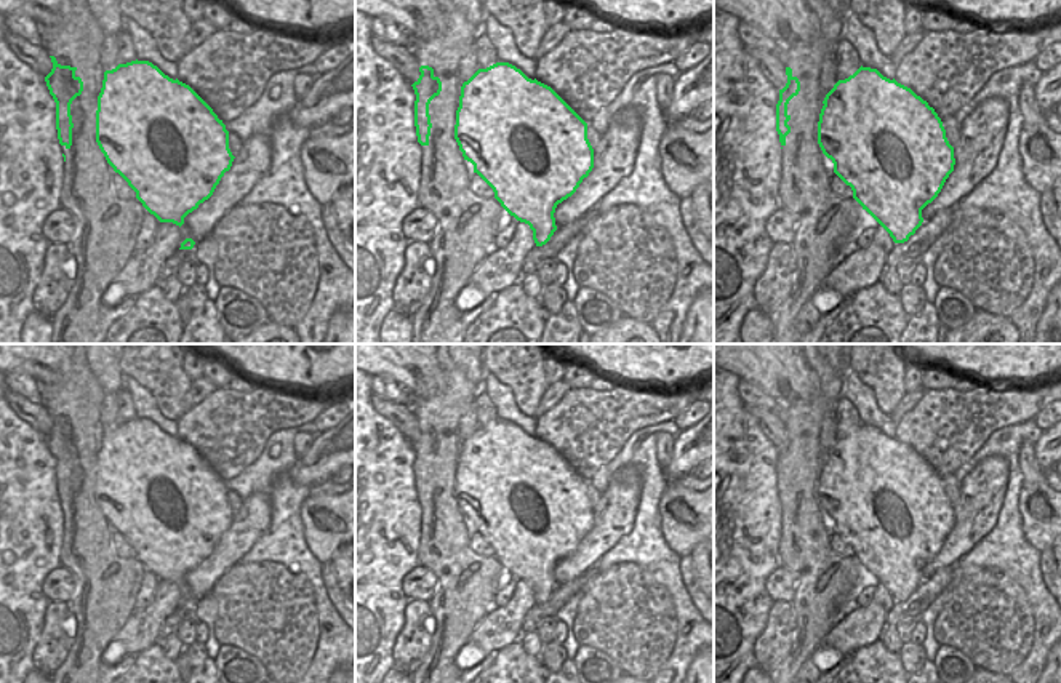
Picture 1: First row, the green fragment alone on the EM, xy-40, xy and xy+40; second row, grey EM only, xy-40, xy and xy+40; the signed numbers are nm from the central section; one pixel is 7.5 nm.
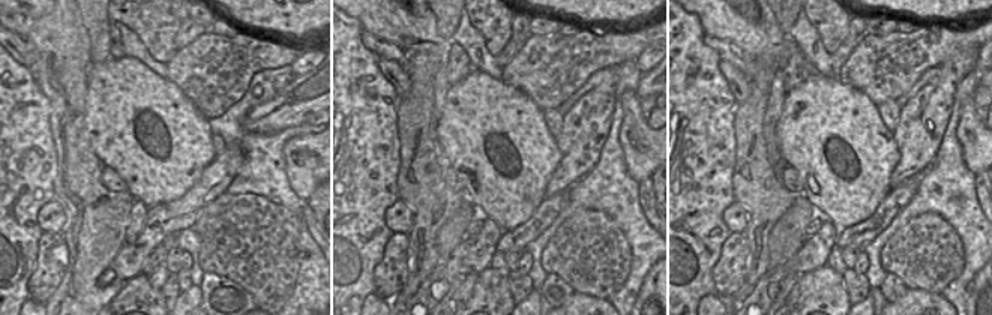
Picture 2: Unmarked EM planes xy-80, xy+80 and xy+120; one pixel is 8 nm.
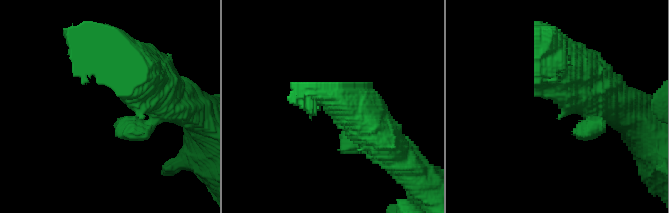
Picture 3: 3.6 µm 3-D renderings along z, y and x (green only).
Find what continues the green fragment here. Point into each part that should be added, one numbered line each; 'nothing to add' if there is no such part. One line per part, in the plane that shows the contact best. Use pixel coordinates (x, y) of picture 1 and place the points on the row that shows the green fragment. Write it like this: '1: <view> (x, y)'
nothing to add

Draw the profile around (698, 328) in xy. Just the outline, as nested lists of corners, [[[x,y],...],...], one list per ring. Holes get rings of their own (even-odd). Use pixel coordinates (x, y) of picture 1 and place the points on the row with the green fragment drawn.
[[[704,291],[693,301],[679,344],[714,344],[714,291]]]

